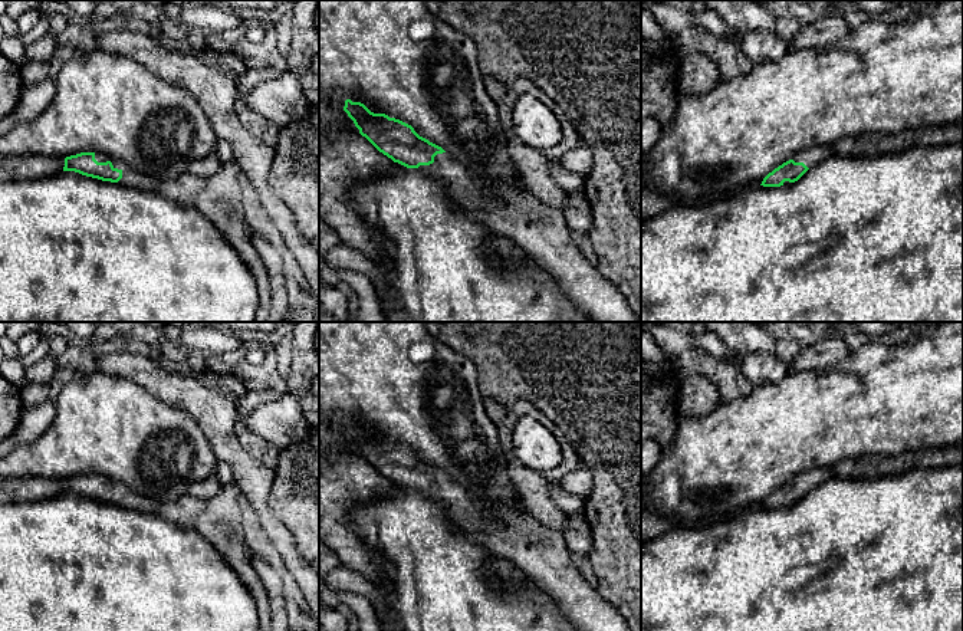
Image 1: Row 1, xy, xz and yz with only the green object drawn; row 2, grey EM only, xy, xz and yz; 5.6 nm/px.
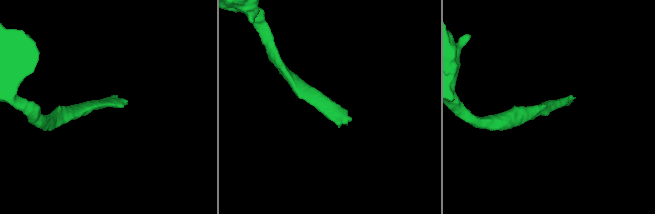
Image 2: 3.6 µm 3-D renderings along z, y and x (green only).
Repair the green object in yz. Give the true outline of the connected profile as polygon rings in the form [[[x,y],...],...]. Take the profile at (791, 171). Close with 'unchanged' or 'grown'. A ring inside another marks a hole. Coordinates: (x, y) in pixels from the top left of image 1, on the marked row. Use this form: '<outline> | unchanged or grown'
[[[811,147],[798,152],[792,160],[783,162],[769,172],[760,185],[780,187],[798,181],[811,167],[835,155],[831,147]]] | grown

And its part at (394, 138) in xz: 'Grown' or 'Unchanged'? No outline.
Grown

